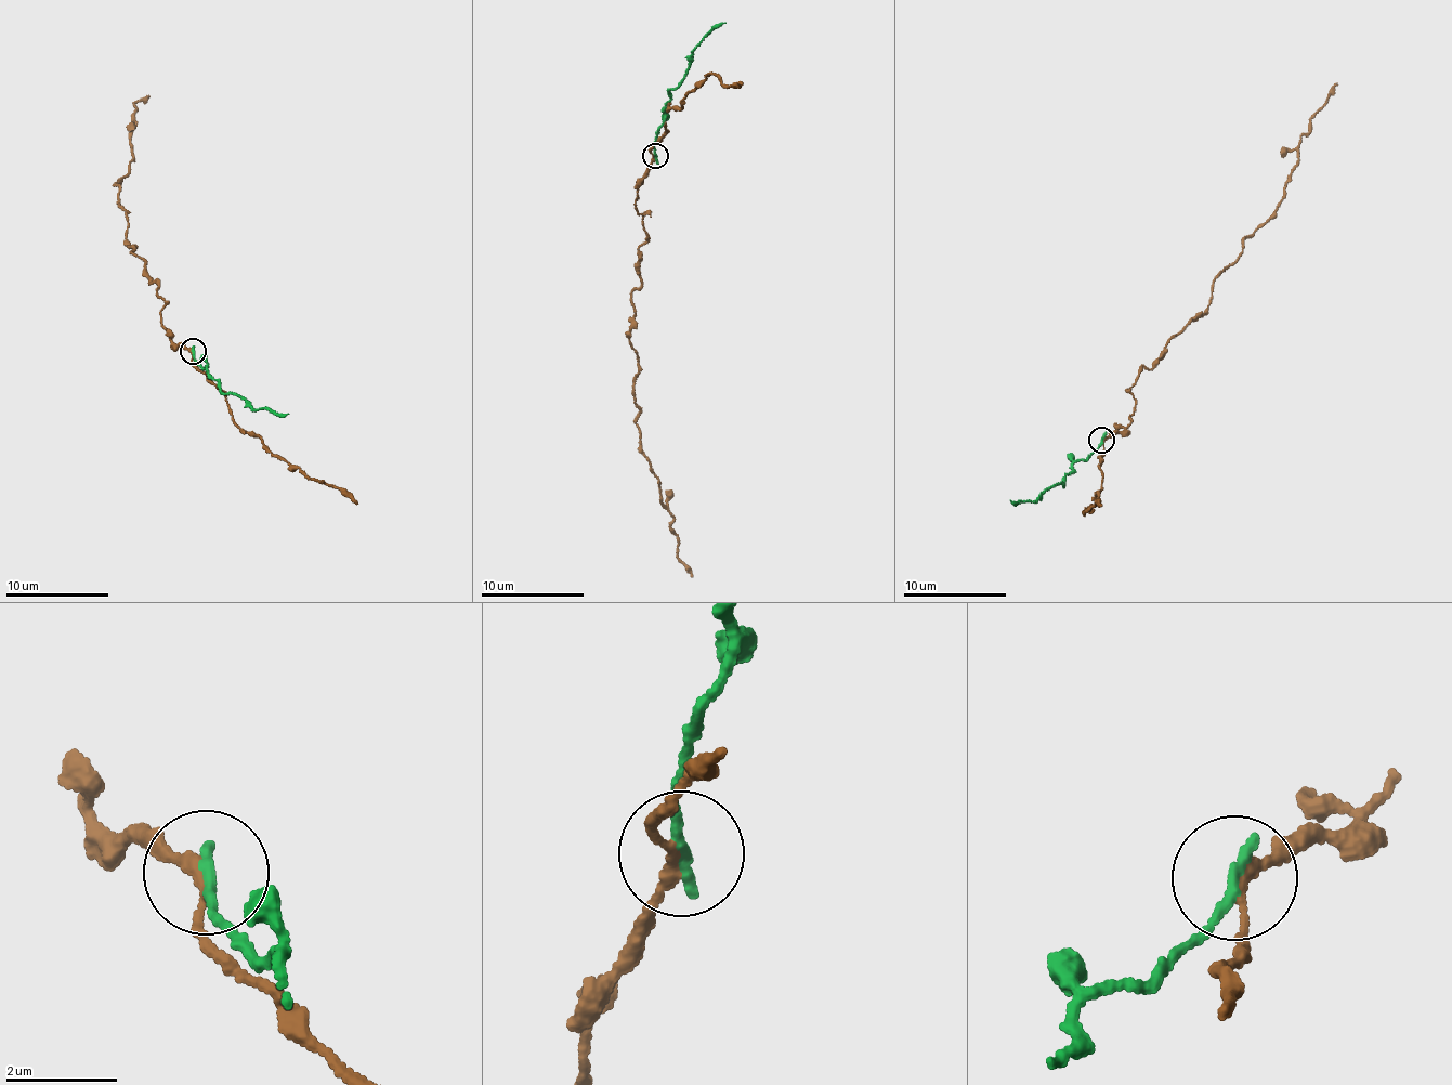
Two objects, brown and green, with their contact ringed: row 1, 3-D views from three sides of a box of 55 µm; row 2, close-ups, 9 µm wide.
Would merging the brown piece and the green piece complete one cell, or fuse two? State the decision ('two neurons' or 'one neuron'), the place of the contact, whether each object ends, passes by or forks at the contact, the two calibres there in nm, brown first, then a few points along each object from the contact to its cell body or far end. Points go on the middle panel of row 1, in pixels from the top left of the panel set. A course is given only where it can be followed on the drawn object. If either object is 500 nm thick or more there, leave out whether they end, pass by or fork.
two neurons; place (655, 155); brown passes by; green ends; calibres 180 and 200 nm; course brown (654, 156), (637, 195), (648, 235), (628, 332), (639, 361), (642, 452), (692, 577); course green (654, 156), (668, 93), (678, 87), (695, 46), (707, 33), (726, 23)

